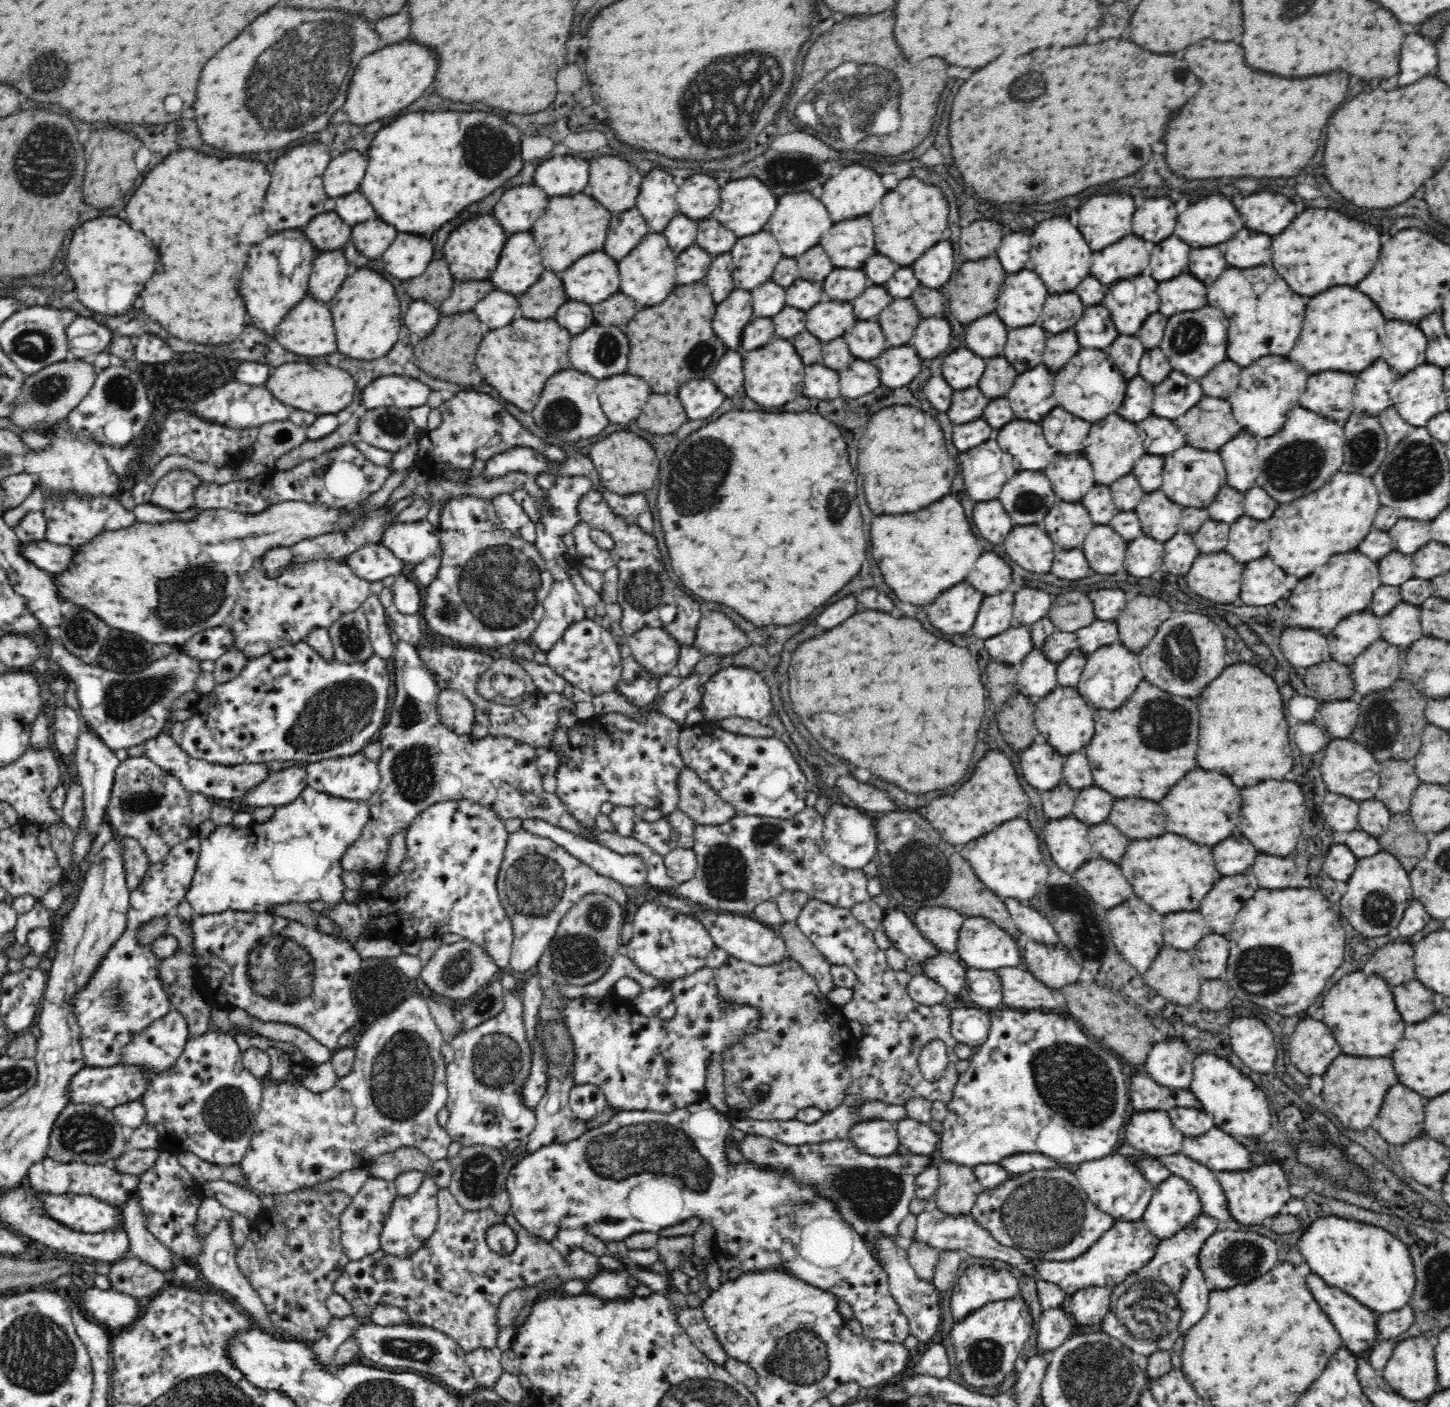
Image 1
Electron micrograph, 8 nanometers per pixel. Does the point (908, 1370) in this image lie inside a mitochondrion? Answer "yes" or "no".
no

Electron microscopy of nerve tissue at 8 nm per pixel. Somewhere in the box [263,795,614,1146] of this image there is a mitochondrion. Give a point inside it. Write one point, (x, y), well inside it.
(402, 1081)

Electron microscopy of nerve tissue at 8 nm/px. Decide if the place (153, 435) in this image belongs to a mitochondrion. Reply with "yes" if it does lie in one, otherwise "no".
no

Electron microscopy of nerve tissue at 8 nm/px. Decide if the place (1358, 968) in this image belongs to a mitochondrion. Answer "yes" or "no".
no

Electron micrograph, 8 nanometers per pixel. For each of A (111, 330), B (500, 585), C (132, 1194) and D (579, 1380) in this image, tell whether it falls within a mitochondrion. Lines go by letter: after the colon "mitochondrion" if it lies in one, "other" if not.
A: other
B: mitochondrion
C: other
D: other

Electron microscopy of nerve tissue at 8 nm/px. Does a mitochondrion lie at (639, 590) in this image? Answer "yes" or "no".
yes

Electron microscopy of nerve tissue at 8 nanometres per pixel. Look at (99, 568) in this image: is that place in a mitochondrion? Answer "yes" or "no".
no

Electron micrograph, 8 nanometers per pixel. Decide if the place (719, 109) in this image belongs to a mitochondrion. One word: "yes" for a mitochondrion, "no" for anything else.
yes

